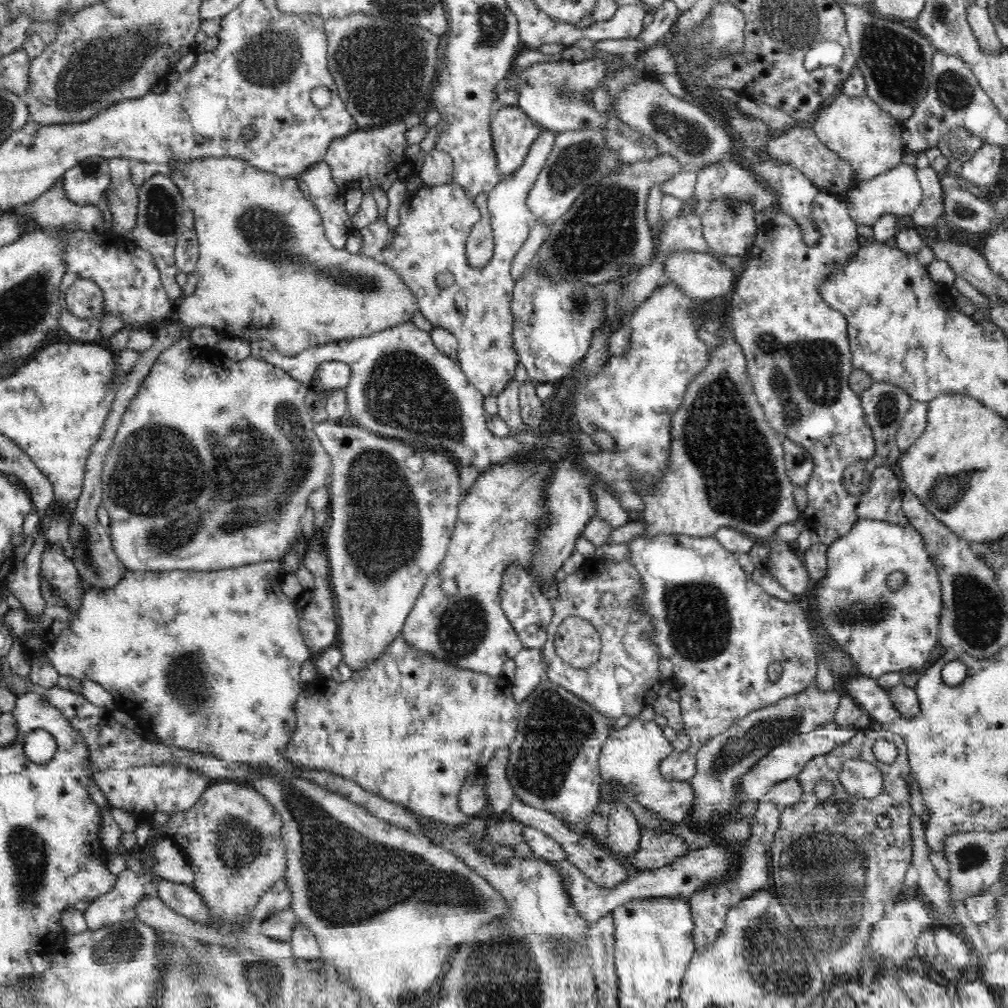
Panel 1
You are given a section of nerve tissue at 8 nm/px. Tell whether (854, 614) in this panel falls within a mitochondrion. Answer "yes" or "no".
yes

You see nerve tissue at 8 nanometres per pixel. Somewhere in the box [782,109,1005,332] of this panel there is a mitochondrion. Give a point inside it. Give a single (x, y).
(962, 211)

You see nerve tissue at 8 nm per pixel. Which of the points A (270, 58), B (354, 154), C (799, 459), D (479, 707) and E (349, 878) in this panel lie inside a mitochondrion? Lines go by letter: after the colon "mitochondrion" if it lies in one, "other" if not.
A: mitochondrion
B: other
C: mitochondrion
D: other
E: mitochondrion

